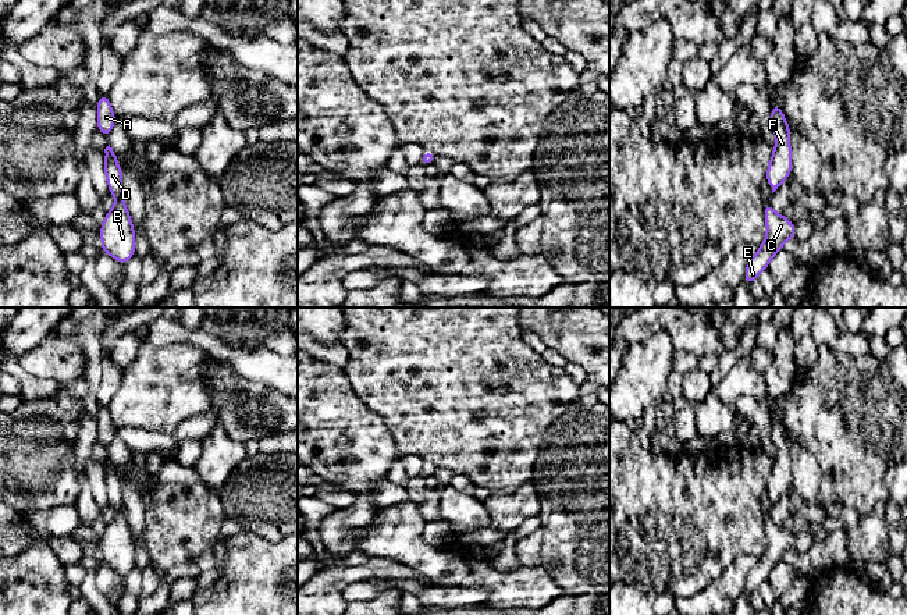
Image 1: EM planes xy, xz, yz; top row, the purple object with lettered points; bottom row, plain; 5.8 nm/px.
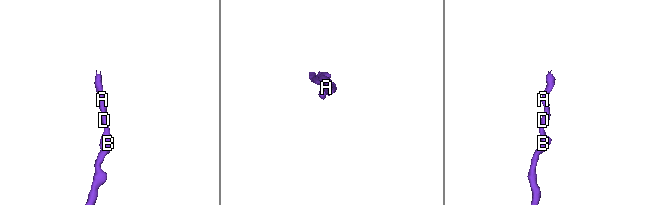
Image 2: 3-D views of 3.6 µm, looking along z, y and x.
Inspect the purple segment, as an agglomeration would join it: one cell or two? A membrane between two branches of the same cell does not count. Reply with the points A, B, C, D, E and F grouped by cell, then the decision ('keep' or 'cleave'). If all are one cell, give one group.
A B C D E F; keep

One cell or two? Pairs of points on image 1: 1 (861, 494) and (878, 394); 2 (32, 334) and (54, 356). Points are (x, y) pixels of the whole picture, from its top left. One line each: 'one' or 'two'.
1: one
2: two

